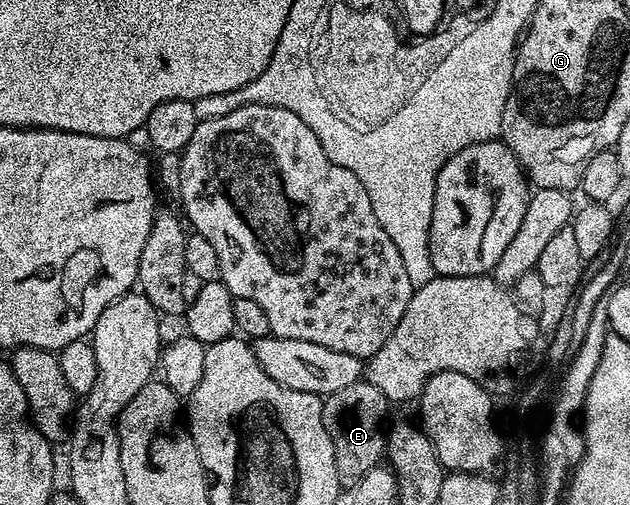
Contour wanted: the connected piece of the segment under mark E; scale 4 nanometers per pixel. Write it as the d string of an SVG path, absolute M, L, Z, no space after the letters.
M366 380L349 384L349 388L341 388L323 398L323 423L329 432L329 440L333 440L333 456L337 460L337 476L339 477L340 487L353 488L365 476L365 472L369 472L374 466L380 465L381 459L385 454L385 426L383 428L383 421L387 418L387 409L389 409L389 403L387 397L381 392L381 388L373 388L373 384L369 384Z

